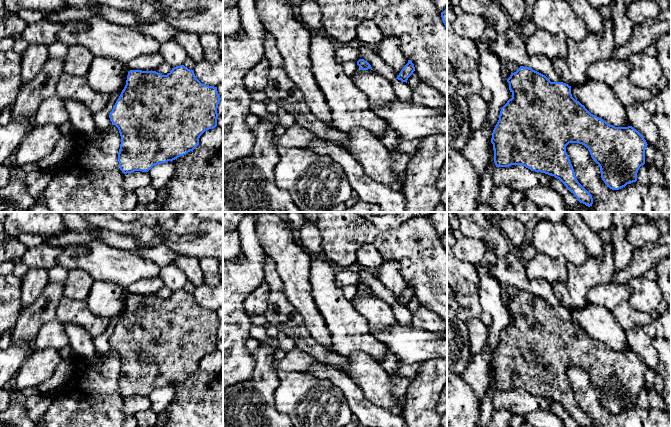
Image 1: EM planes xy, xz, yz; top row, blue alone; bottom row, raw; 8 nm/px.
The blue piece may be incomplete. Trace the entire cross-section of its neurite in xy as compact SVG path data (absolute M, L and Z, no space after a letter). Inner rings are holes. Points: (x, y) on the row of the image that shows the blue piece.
M184 65L172 68L167 75L156 71L130 70L126 85L109 115L110 121L118 128L121 136L118 162L122 173L148 172L157 164L172 162L193 151L199 145L200 136L217 126L220 100L217 87L202 84L194 71Z

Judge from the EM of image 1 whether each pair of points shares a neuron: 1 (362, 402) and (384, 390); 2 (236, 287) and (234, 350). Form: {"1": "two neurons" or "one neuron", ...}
{"1": "two neurons", "2": "one neuron"}

